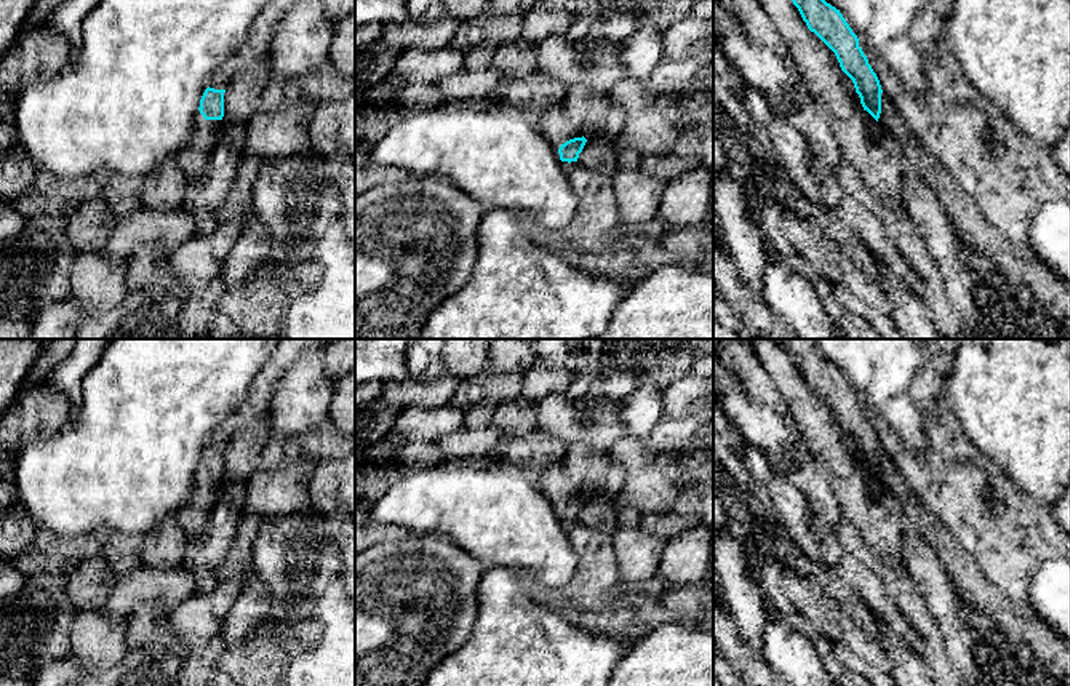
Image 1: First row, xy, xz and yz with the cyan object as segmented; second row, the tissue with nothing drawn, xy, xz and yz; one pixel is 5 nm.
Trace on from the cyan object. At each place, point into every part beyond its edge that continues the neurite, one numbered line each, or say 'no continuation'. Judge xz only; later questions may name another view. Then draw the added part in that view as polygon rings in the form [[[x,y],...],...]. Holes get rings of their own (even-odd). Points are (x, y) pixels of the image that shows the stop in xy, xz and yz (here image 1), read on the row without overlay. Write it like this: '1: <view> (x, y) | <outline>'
1: xz (554, 482) | [[[561,462],[549,465],[536,473],[534,483],[536,488],[552,502],[558,516],[558,507],[561,502],[574,496],[582,496],[582,491],[571,480]]]

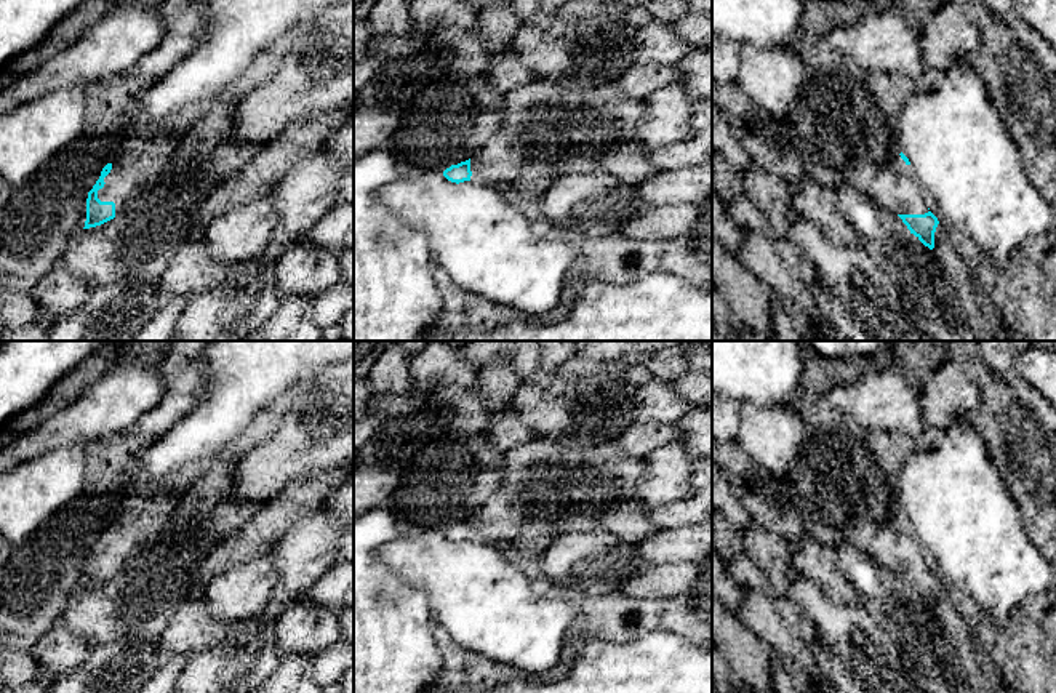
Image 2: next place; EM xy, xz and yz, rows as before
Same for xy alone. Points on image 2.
1: xy (128, 536) | [[[122,515],[112,519],[112,528],[104,536],[104,546],[98,549],[101,560],[114,560],[115,573],[122,567],[147,549],[160,535],[162,528],[152,528],[144,523],[142,515]]]

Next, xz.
1: xz (490, 522) | [[[498,490],[470,515],[470,539],[477,543],[496,543],[512,539],[525,523],[512,525],[517,519],[506,493]]]

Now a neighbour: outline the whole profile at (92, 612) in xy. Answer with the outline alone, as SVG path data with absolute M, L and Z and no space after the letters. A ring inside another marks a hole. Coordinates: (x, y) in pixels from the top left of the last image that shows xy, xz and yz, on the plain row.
M163 490L147 496L125 496L122 499L117 514L142 515L146 525L162 528L163 533L147 549L128 560L114 578L96 586L78 587L69 597L62 621L90 647L115 639L157 642L181 603L192 592L197 592L194 579L200 559L221 539L211 538L206 541L195 527L178 530L173 523L178 498L173 490Z

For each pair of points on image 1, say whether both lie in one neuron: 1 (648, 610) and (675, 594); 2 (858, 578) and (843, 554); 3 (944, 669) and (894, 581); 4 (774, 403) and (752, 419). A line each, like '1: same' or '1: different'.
1: same
2: same
3: same
4: different

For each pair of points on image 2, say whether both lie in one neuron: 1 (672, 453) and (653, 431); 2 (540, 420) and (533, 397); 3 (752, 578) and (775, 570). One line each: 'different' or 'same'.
1: different
2: same
3: different

